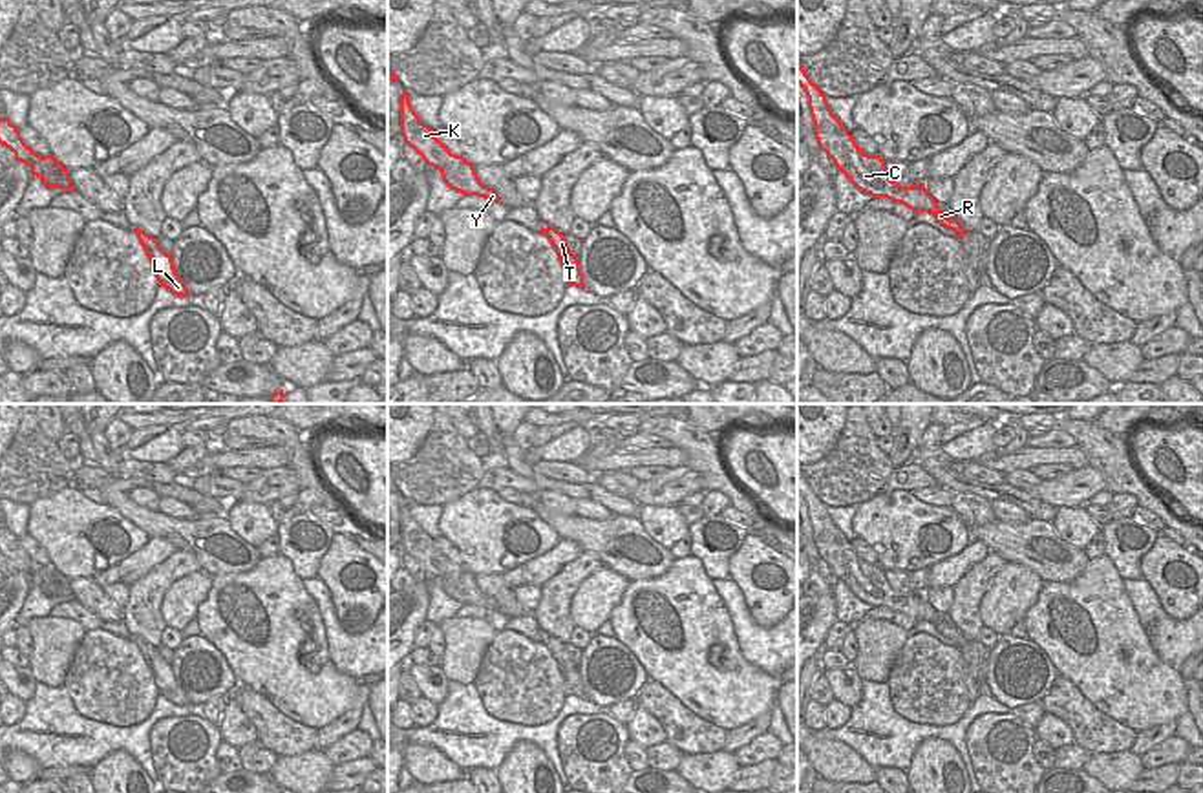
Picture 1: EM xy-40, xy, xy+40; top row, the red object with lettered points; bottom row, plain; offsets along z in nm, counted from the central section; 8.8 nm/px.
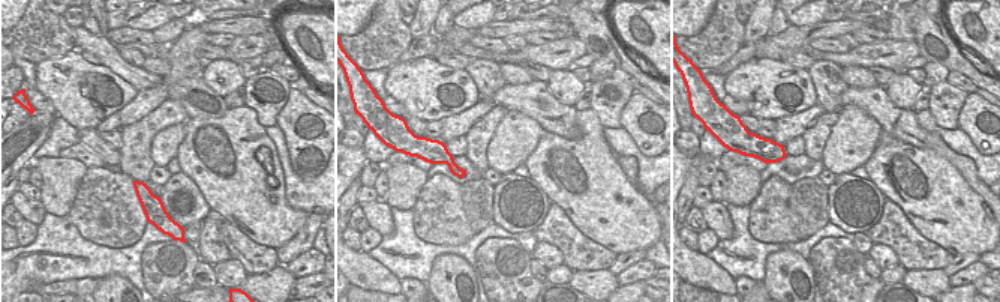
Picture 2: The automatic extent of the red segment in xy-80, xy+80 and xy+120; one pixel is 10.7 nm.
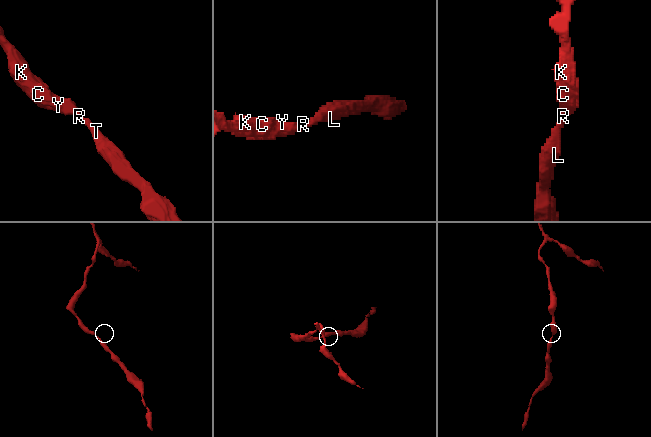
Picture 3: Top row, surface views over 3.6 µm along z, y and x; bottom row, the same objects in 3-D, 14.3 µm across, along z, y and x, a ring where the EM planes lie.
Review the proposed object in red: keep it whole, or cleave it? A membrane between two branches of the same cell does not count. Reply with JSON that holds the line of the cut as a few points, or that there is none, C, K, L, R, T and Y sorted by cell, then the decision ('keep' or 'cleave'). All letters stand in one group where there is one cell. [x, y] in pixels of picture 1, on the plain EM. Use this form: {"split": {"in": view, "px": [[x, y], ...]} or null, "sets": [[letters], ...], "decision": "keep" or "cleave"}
{"split": null, "sets": [["C", "K", "L", "R", "T", "Y"]], "decision": "keep"}

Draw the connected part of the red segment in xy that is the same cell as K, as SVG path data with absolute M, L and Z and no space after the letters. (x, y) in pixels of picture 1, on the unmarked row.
M404 499L399 510L400 517L400 543L404 552L411 555L428 576L441 581L442 590L455 601L464 605L477 605L499 612L494 597L481 592L472 572L463 565L452 563L437 546L435 539L421 530L410 513Z

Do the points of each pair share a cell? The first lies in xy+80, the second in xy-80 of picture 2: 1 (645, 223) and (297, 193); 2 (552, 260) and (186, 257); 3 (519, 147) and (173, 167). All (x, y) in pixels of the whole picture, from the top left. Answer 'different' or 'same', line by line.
1: different
2: different
3: different

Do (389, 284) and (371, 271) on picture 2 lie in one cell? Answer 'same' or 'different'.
same

